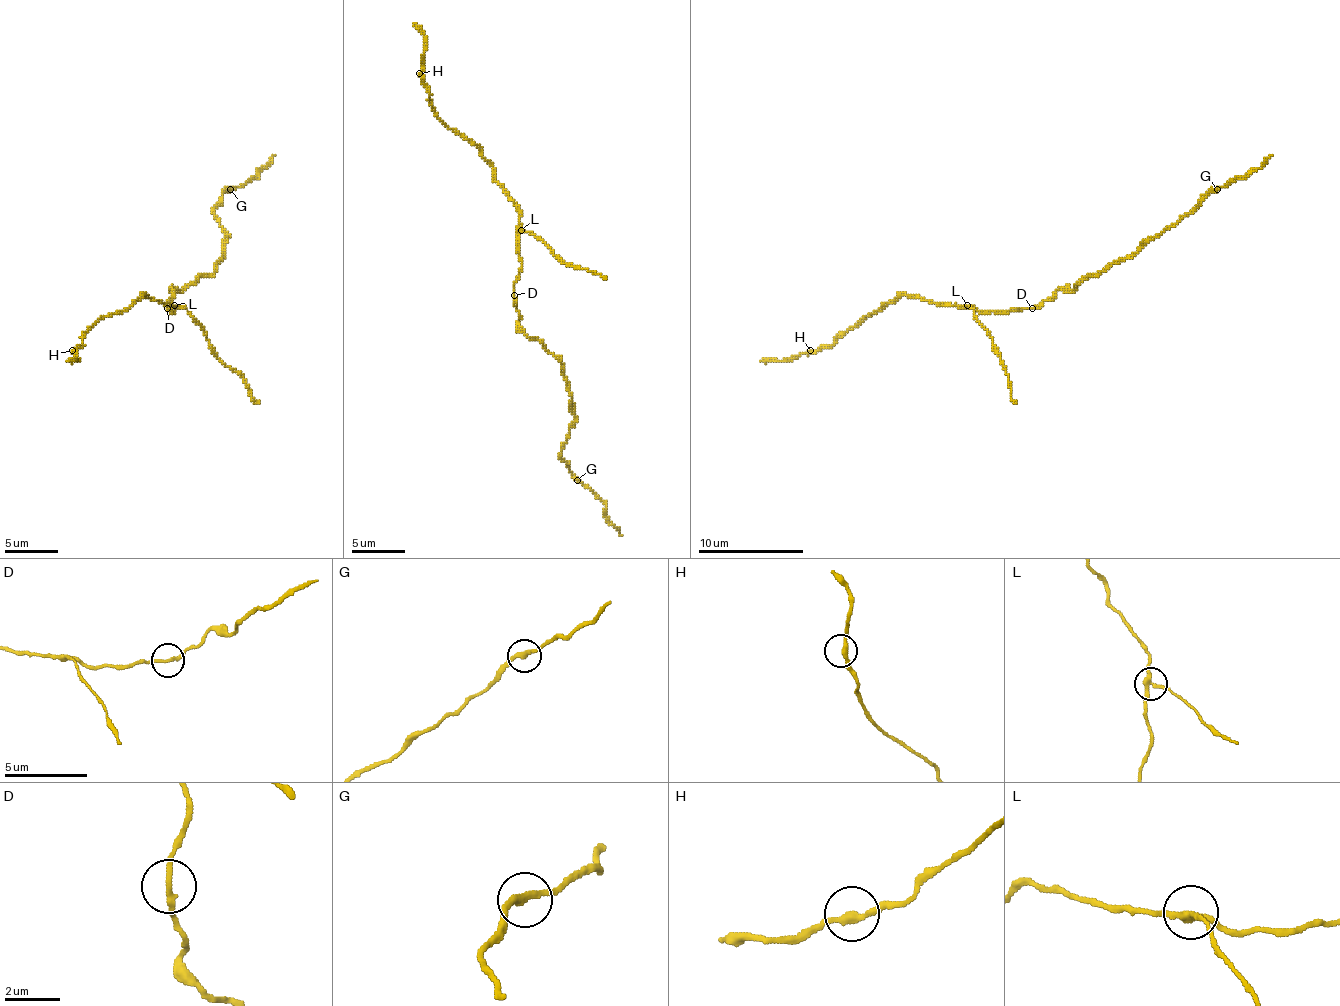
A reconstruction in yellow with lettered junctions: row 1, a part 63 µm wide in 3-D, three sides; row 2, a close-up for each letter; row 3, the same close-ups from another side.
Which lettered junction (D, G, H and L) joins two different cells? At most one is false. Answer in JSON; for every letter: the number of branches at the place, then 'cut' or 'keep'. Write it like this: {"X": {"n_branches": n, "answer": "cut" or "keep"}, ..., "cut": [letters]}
{"D": {"n_branches": 2, "answer": "keep"}, "G": {"n_branches": 2, "answer": "keep"}, "H": {"n_branches": 2, "answer": "keep"}, "L": {"n_branches": 3, "answer": "cut"}, "cut": ["L"]}

